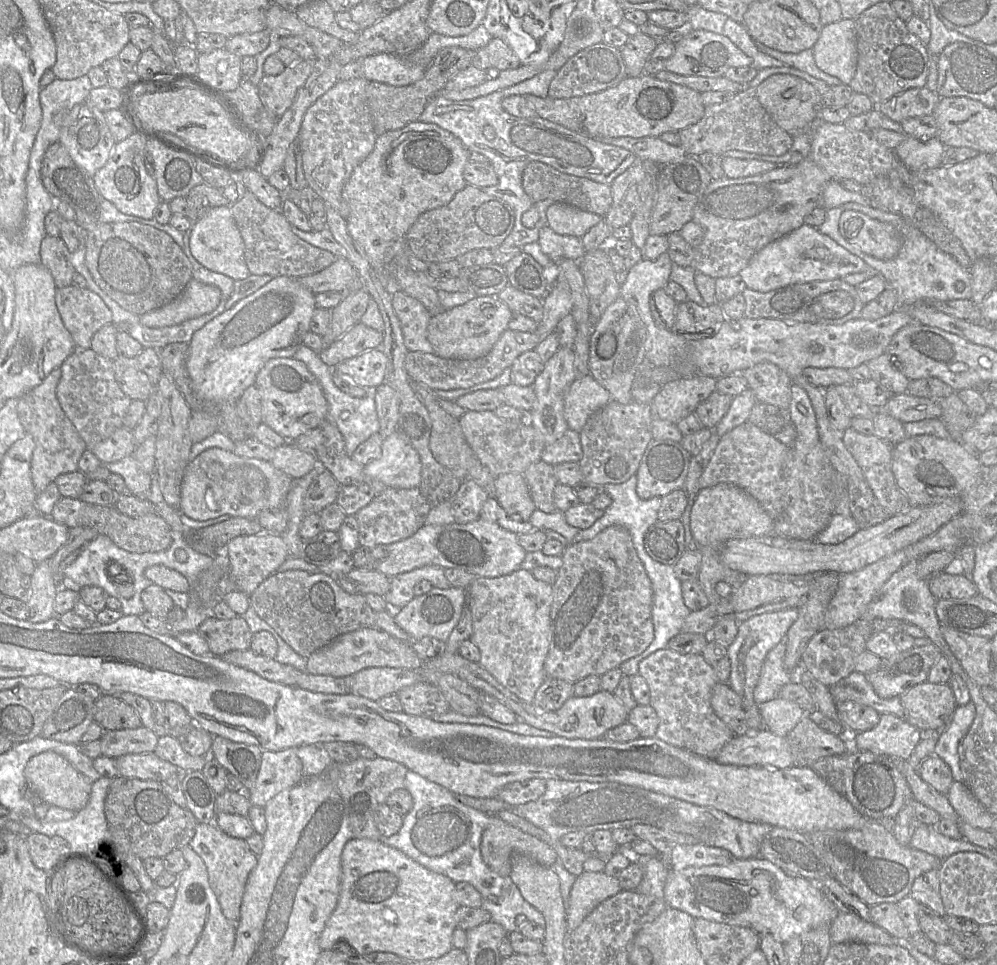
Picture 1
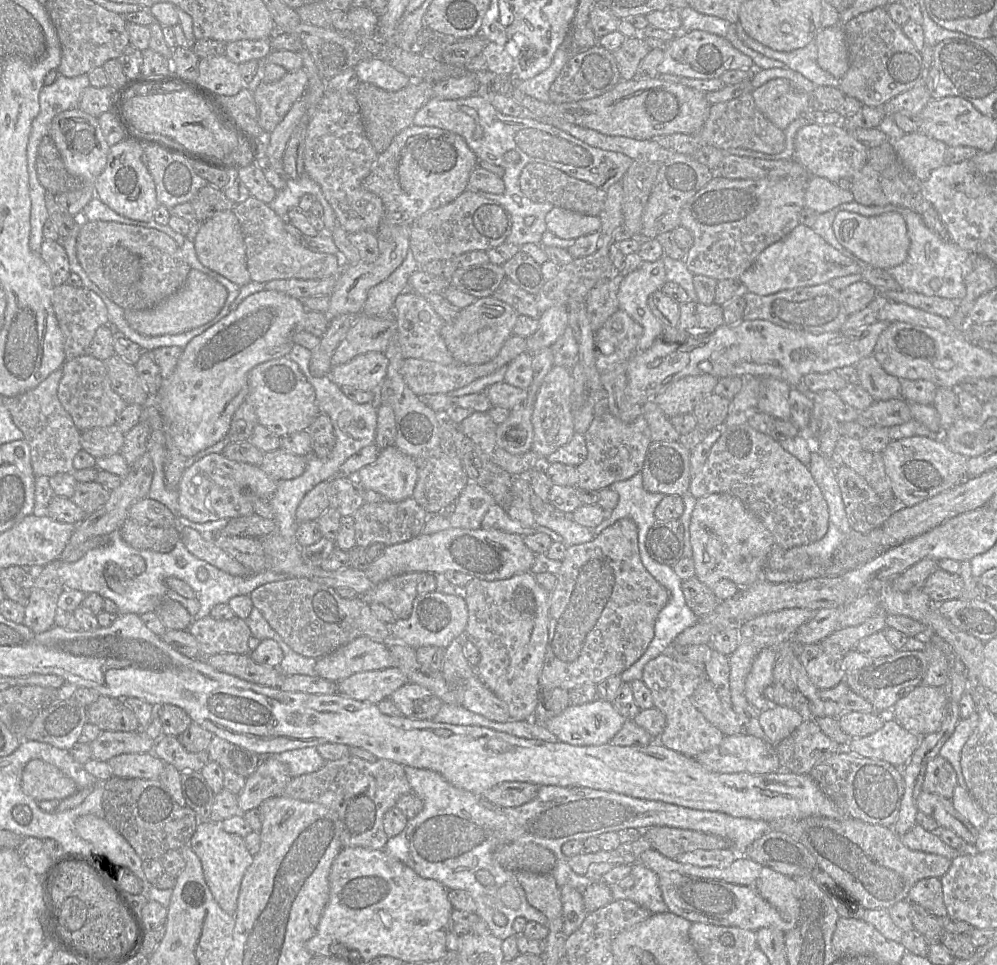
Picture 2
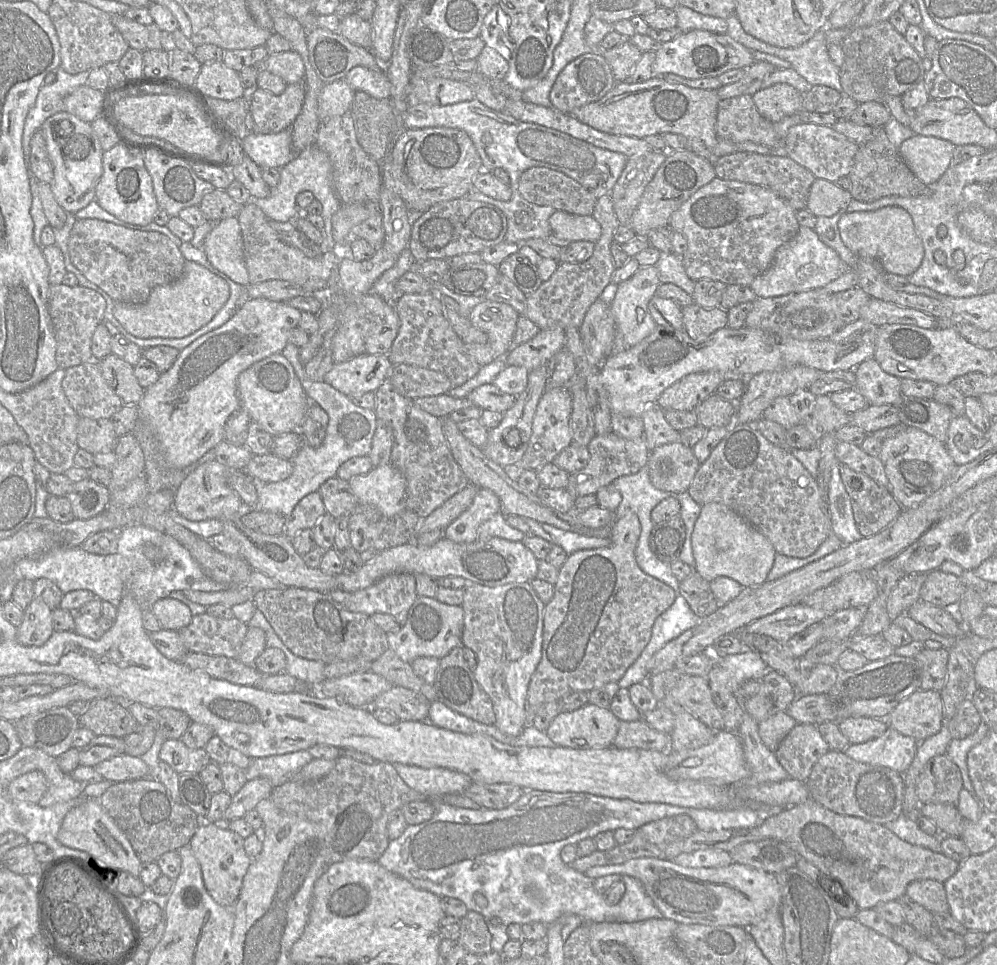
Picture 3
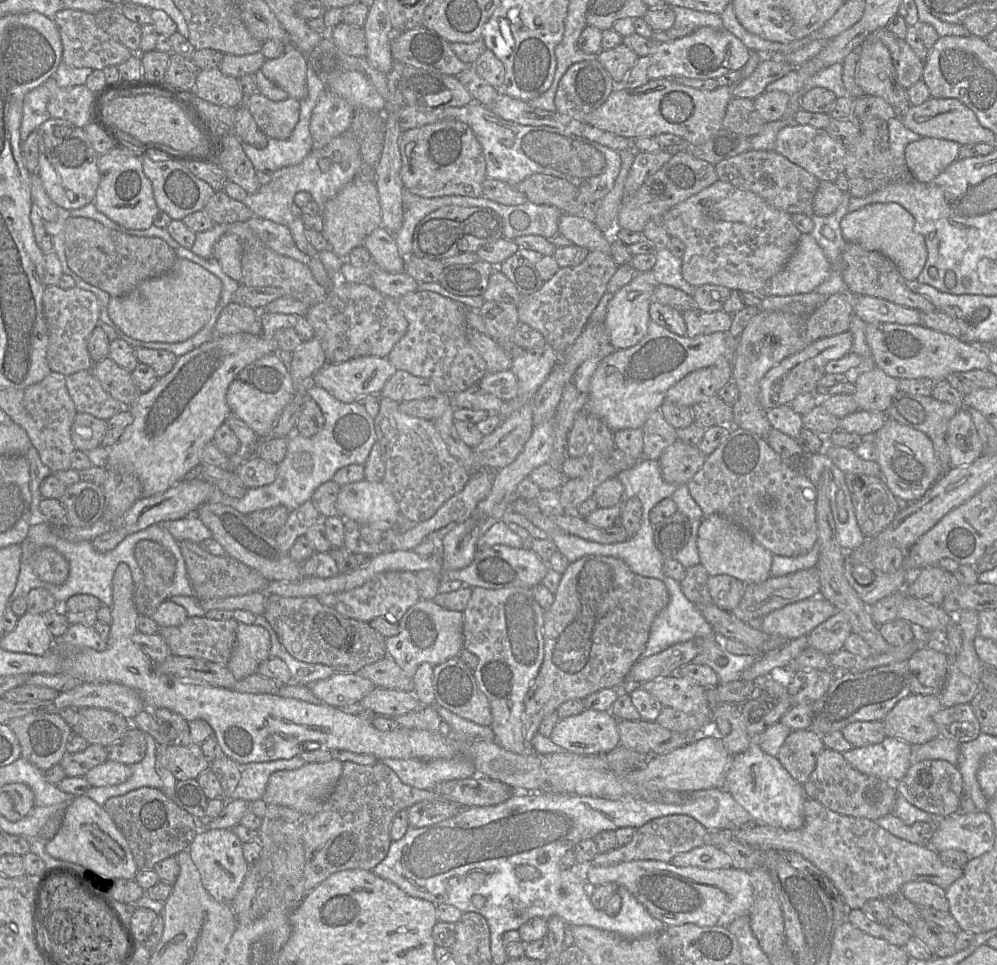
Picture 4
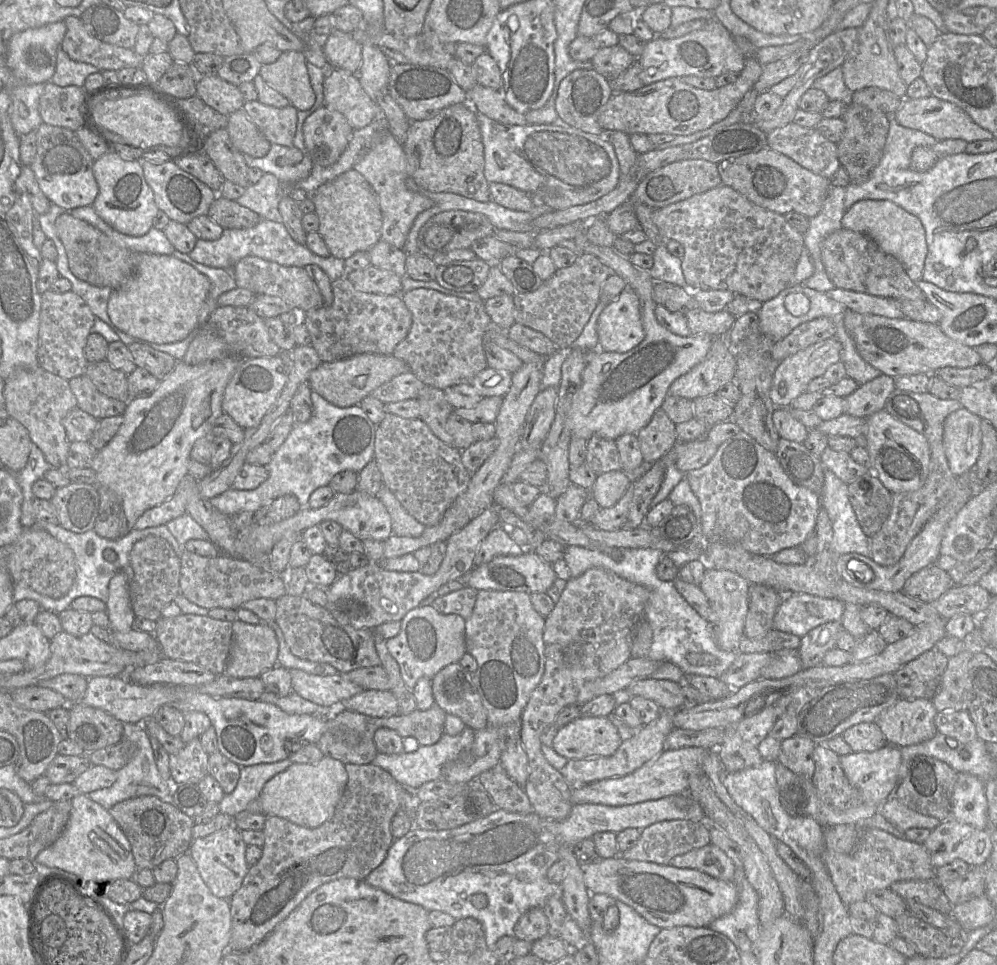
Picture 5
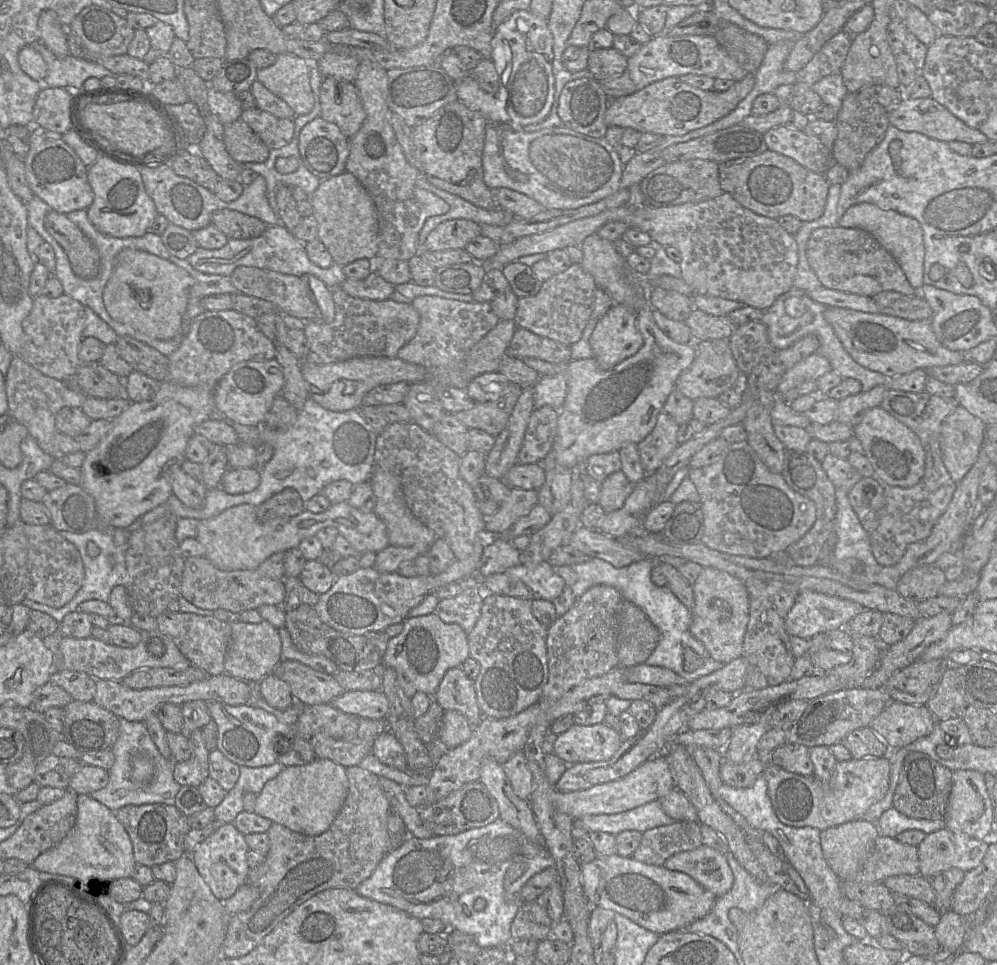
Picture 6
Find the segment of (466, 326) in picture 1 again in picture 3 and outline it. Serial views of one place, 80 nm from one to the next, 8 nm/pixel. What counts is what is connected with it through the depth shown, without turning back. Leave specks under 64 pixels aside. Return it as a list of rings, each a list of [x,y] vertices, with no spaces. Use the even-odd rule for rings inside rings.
[[[484,300],[470,310],[470,322],[488,336],[485,344],[464,343],[467,352],[481,367],[496,359],[503,359],[513,347],[519,316],[509,304],[490,300]]]

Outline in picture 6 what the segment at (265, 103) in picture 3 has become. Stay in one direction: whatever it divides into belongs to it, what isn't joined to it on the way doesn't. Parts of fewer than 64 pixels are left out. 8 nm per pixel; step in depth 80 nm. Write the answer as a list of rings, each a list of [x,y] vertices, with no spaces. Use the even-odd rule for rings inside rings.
[[[258,108],[243,110],[240,117],[270,149],[279,149],[294,136],[294,120],[277,118]]]

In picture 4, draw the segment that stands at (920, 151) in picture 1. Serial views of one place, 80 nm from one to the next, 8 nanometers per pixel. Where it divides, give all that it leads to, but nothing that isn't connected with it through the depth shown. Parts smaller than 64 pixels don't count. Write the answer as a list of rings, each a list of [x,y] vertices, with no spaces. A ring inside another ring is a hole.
[[[922,137],[905,148],[905,161],[915,180],[928,183],[958,158],[961,145],[955,141]]]

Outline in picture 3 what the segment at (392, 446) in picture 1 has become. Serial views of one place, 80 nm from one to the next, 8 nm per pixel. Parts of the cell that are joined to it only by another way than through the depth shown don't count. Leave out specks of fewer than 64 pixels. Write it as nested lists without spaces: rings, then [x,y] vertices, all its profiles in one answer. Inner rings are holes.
[[[391,463],[354,476],[348,483],[359,505],[375,506],[383,516],[392,517],[406,508],[406,479]]]

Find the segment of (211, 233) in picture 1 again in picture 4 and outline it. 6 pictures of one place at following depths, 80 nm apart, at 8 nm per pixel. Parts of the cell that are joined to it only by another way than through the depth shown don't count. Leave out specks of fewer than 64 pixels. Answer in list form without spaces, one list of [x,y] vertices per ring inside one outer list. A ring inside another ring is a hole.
[[[235,234],[223,235],[215,244],[213,258],[231,279],[239,282],[242,278],[242,243]]]

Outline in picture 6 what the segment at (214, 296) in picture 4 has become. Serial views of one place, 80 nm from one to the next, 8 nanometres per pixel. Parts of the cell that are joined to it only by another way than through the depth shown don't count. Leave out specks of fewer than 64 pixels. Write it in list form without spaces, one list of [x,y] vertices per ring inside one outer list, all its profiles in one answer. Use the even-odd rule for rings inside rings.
[[[124,249],[114,259],[112,274],[104,288],[103,302],[117,322],[158,340],[174,338],[182,327],[194,279],[183,268],[151,253]]]

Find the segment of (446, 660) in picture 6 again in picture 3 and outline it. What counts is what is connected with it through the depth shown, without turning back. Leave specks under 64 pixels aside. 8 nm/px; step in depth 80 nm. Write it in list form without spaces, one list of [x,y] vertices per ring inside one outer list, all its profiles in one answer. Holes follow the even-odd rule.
[[[418,596],[409,609],[406,622],[397,631],[387,633],[388,647],[401,660],[410,664],[418,657],[441,659],[461,644],[463,627],[462,606],[442,603],[436,597]]]

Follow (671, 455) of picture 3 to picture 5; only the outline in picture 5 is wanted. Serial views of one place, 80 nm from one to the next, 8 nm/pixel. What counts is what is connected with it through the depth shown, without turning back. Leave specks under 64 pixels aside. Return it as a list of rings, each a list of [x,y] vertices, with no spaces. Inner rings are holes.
[[[706,438],[675,444],[675,466],[684,474],[706,465],[715,455],[718,446]]]

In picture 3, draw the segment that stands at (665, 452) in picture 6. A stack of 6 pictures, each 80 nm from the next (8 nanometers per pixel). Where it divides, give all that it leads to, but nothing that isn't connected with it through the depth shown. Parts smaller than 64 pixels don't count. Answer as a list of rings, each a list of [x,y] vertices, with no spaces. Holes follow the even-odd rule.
[[[651,403],[643,410],[643,437],[649,451],[658,446],[679,441],[679,431],[666,420],[664,410],[657,403]]]

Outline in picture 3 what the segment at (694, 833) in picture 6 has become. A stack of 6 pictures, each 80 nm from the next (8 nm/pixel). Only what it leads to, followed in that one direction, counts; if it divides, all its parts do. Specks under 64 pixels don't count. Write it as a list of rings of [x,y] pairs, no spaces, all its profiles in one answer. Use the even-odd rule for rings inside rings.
[[[676,815],[649,822],[635,830],[632,839],[624,844],[617,844],[610,850],[596,850],[592,854],[576,858],[570,865],[578,872],[585,873],[590,867],[614,865],[627,862],[634,858],[651,857],[666,859],[665,850],[673,842],[685,839],[699,829],[694,820],[688,815]]]

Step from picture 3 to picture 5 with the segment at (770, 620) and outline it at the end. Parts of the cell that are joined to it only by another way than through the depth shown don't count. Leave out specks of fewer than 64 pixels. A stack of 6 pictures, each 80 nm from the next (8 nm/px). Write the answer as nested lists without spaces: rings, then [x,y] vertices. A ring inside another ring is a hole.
[[[803,592],[787,594],[773,618],[773,630],[804,637],[810,630],[828,622],[840,622],[844,602]]]

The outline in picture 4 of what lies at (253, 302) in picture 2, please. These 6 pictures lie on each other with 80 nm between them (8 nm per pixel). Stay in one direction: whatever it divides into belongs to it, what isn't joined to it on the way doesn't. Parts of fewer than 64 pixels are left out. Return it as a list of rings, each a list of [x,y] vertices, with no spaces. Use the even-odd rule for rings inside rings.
[[[260,311],[262,332],[260,335],[238,333],[217,338],[201,344],[192,351],[178,357],[172,370],[159,378],[147,392],[139,395],[131,410],[133,421],[125,428],[119,440],[111,446],[108,455],[109,467],[124,467],[140,481],[142,496],[152,496],[167,491],[170,487],[188,478],[190,472],[201,464],[203,448],[212,442],[216,430],[225,422],[231,410],[226,401],[229,385],[237,374],[250,363],[266,355],[278,355],[274,333],[283,327],[296,325],[300,316]]]

